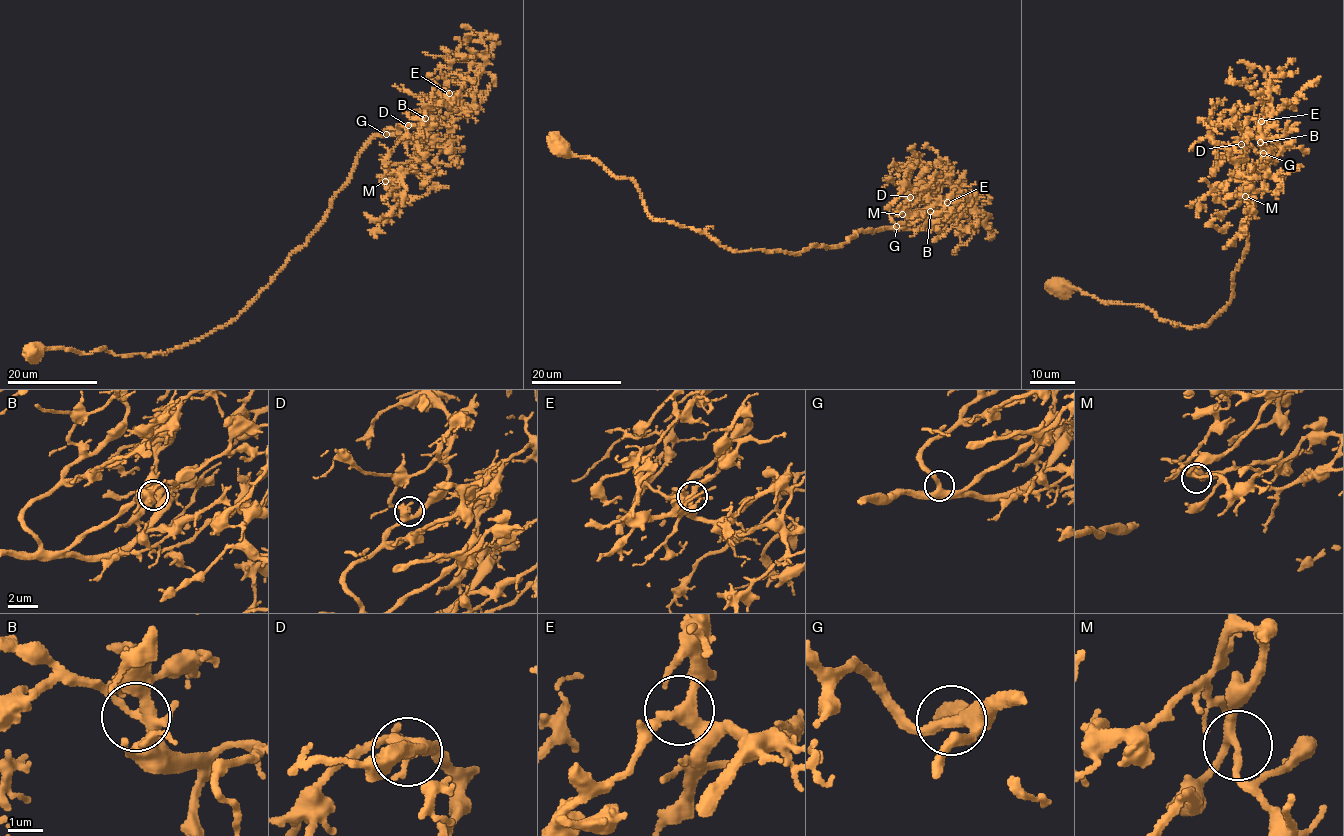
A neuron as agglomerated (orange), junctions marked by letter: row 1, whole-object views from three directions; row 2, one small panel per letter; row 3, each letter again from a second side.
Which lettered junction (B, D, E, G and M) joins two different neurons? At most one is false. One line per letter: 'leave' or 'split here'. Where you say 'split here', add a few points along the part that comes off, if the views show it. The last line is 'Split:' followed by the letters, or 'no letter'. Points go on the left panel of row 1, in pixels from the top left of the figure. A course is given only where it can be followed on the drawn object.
B: leave
D: leave
E: leave
G: leave
M: leave
Split: no letter

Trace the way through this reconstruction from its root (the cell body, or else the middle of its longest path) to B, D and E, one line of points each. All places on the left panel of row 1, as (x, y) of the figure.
B: (34, 353), (103, 347), (151, 355), (223, 327), (306, 242), (373, 137), (418, 127), (425, 118)
D: (34, 353), (103, 347), (151, 355), (223, 327), (306, 242), (366, 144), (408, 125)
E: (34, 353), (103, 347), (151, 355), (231, 323), (321, 222), (366, 144), (418, 127), (449, 93)

